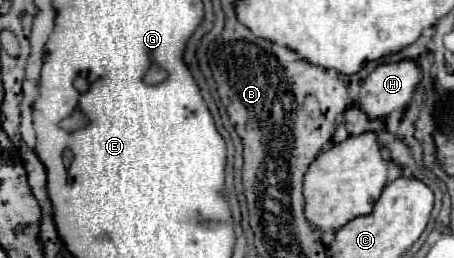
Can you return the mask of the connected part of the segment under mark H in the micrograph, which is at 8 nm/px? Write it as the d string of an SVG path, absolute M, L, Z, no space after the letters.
M413 60L379 64L361 84L357 106L369 120L387 118L393 110L405 108L421 78Z

